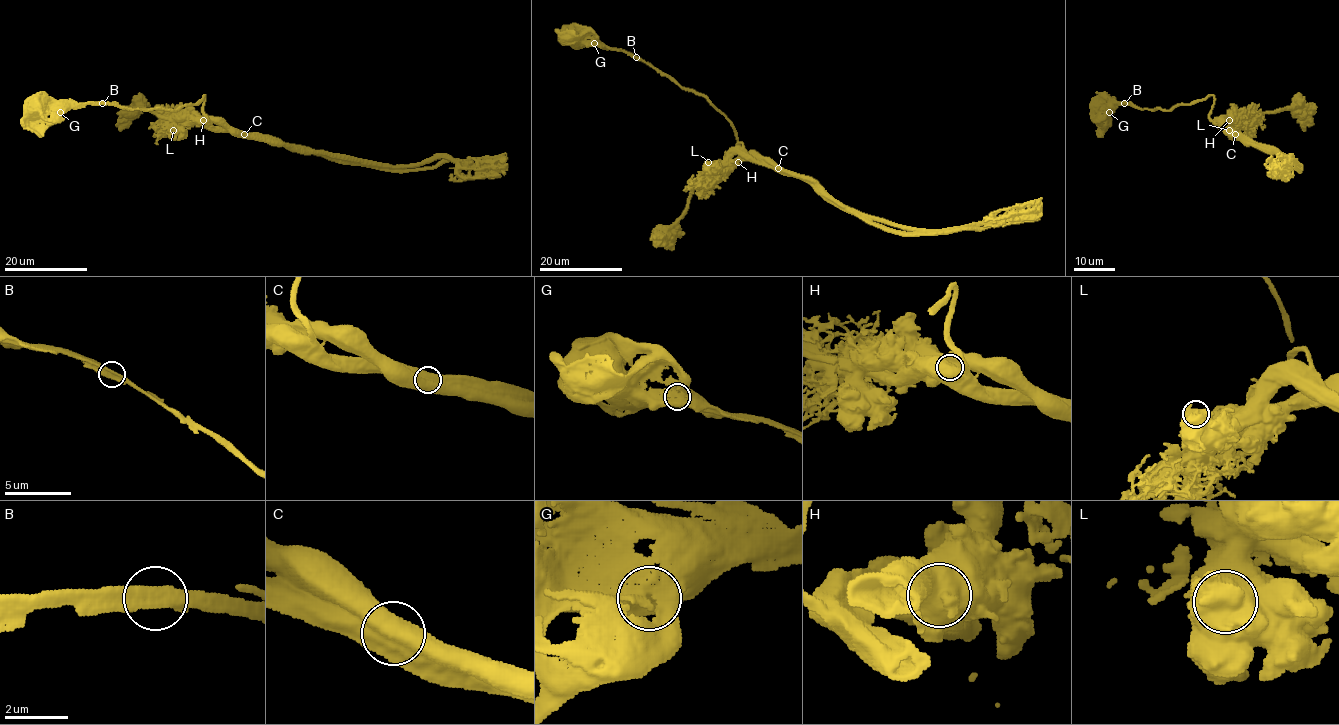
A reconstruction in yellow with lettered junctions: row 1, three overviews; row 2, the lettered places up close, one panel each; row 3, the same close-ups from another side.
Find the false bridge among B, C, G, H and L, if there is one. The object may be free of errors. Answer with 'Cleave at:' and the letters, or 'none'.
Cleave at: C

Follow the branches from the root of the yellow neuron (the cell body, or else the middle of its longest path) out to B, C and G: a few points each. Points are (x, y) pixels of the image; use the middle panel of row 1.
B: (570, 30), (581, 39), (598, 40), (637, 57)
C: (570, 30), (581, 39), (628, 52), (703, 94), (731, 123), (739, 148), (741, 143), (752, 158), (778, 169)
G: (570, 30), (581, 39), (594, 42)

